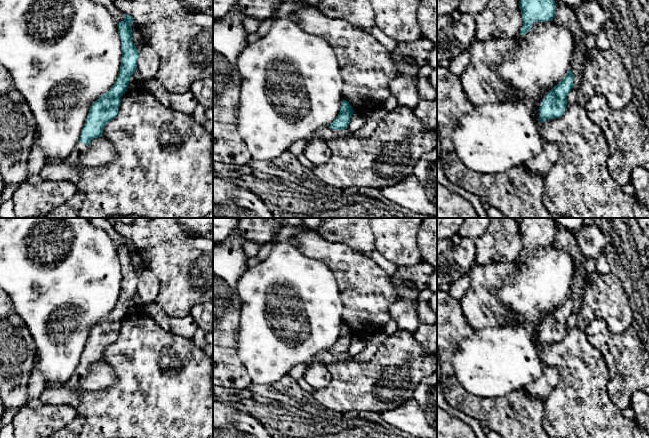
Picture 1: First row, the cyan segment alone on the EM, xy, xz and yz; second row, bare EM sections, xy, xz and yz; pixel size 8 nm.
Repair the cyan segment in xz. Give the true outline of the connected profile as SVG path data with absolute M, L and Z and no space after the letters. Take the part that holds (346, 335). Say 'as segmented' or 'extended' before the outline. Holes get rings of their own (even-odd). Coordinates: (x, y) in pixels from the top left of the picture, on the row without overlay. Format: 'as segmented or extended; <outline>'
as segmented; M347 324L341 326L340 335L335 344L330 348L329 352L336 355L347 353L354 335Z

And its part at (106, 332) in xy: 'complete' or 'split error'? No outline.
split error

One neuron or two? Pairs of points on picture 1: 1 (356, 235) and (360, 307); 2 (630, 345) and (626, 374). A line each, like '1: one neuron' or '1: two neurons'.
1: two neurons
2: one neuron

